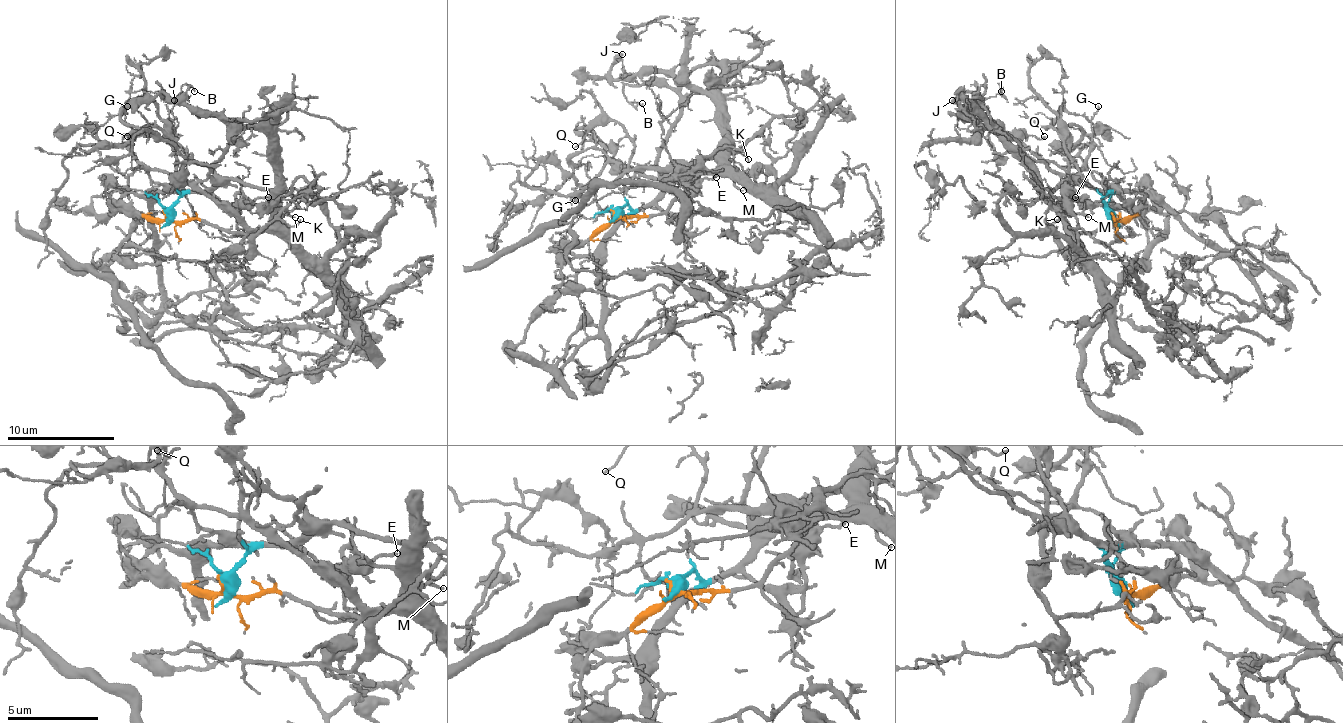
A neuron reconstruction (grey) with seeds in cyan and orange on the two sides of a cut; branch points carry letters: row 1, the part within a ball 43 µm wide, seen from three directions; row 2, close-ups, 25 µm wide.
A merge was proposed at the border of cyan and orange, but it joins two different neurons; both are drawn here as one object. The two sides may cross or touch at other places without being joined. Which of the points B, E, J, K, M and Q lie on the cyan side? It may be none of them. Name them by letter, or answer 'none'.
B, K

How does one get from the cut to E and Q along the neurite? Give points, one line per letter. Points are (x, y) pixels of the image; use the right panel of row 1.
E: (1112, 216), (1114, 221), (1112, 224), (1074, 232), (1055, 203), (1074, 197)
Q: (1112, 216), (1112, 224), (1093, 232), (1072, 229), (1066, 216), (1066, 173), (1037, 157), (1018, 138), (1045, 136)

